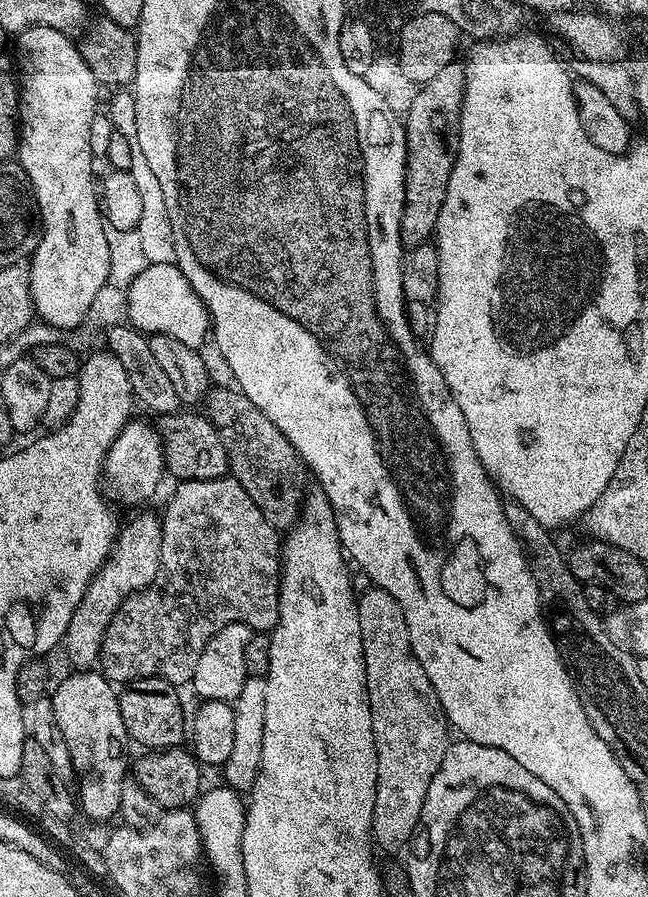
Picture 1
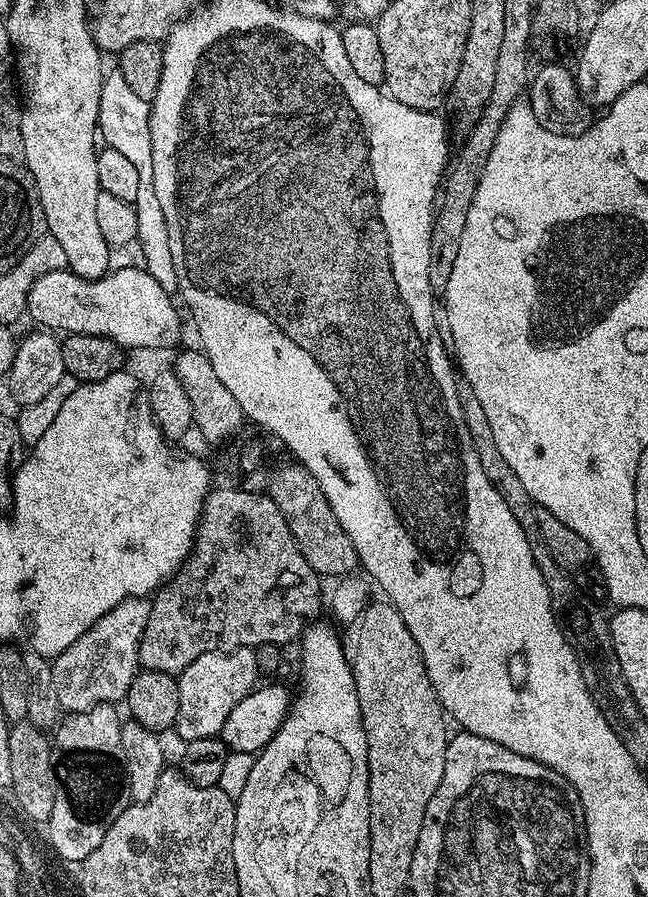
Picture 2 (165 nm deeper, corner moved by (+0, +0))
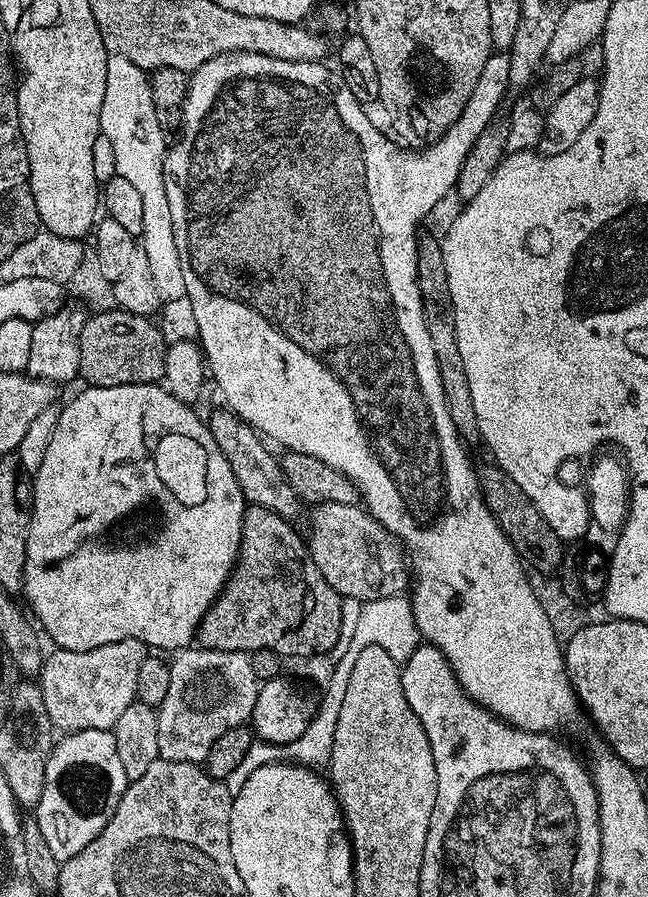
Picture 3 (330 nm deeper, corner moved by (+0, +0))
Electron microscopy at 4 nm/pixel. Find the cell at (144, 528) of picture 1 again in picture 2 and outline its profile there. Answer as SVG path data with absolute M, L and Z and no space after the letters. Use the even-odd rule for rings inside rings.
M129 598L114 606L74 646L62 650L60 656L51 661L54 690L58 690L58 702L65 713L85 712L99 704L115 705L116 700L123 701L128 695L130 686L134 682L136 673L140 668L140 643L146 630L146 622L150 618L152 600L148 598Z

